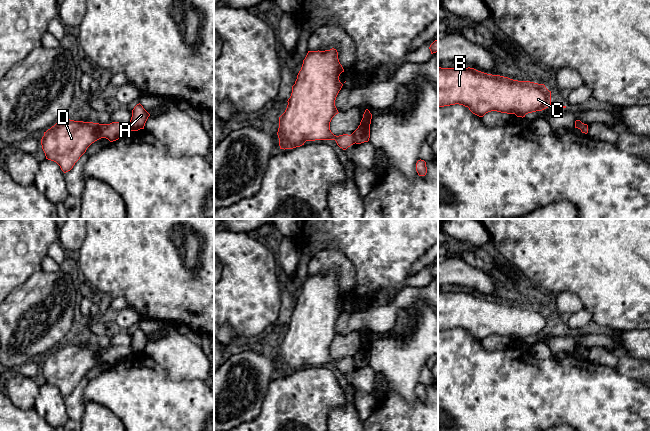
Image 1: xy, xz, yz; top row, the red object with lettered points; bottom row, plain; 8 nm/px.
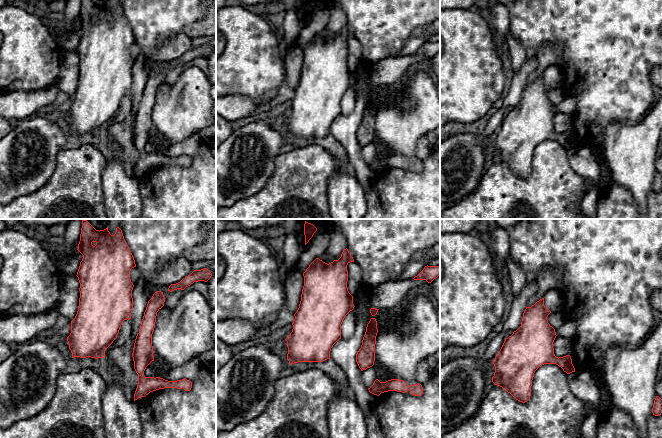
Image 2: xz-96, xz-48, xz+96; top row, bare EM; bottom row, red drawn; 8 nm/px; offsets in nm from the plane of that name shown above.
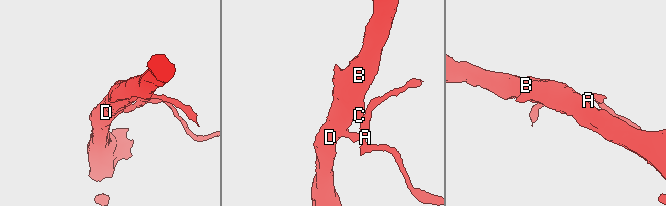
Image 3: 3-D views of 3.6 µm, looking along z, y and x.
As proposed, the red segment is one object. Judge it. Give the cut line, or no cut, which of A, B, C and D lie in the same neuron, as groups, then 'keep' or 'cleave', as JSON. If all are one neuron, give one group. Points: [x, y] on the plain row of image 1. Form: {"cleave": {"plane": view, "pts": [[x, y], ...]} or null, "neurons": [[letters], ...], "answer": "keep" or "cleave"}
{"cleave": {"plane": "xy", "pts": [[129, 347], [133, 354]]}, "neurons": [["A"], ["B", "C", "D"]], "answer": "cleave"}

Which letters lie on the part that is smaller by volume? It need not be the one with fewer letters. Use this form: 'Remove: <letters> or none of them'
Remove: A

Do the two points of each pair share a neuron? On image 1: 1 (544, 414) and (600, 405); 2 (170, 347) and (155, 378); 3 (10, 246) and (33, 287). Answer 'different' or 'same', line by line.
1: same
2: different
3: different

